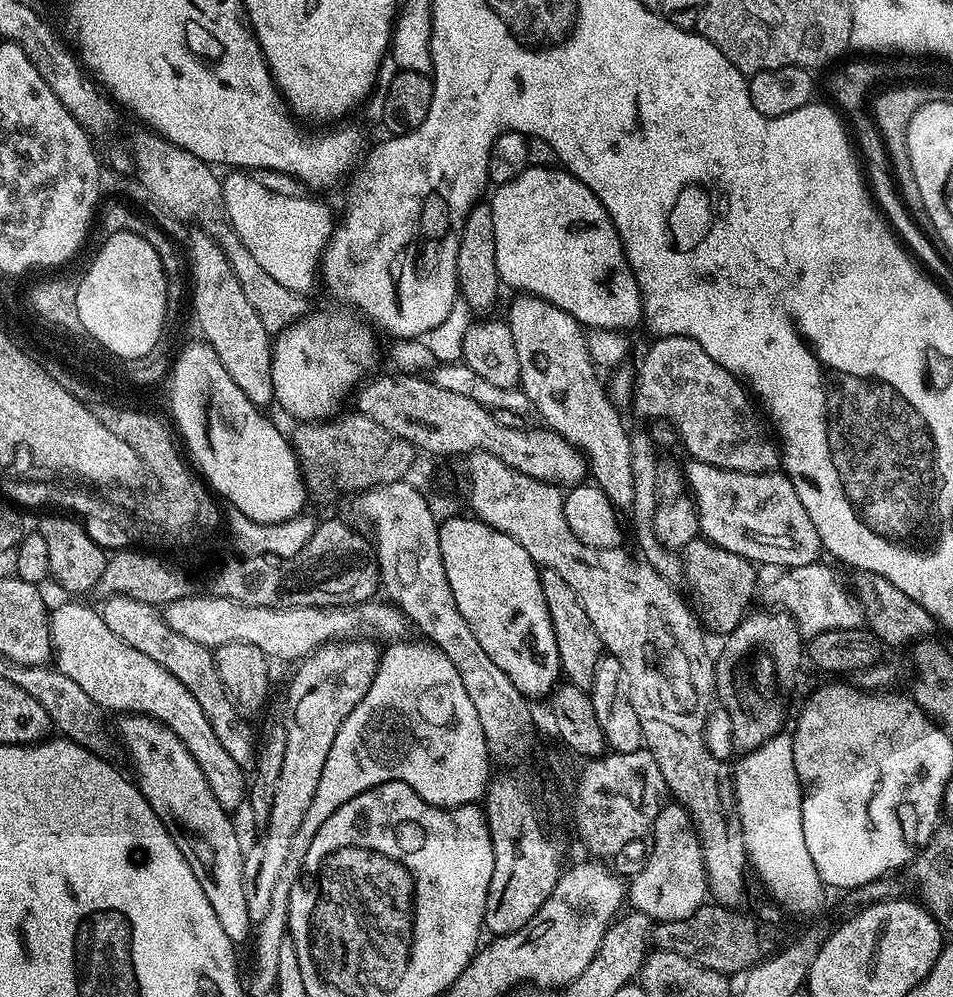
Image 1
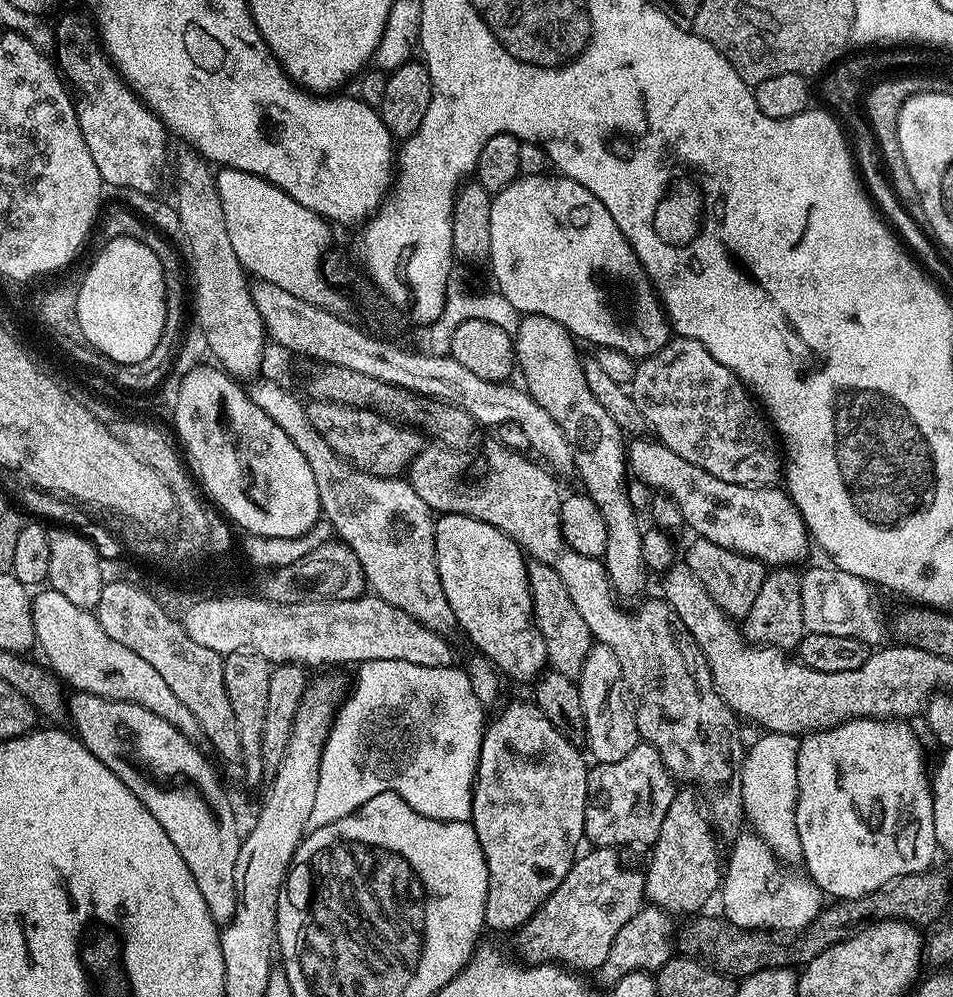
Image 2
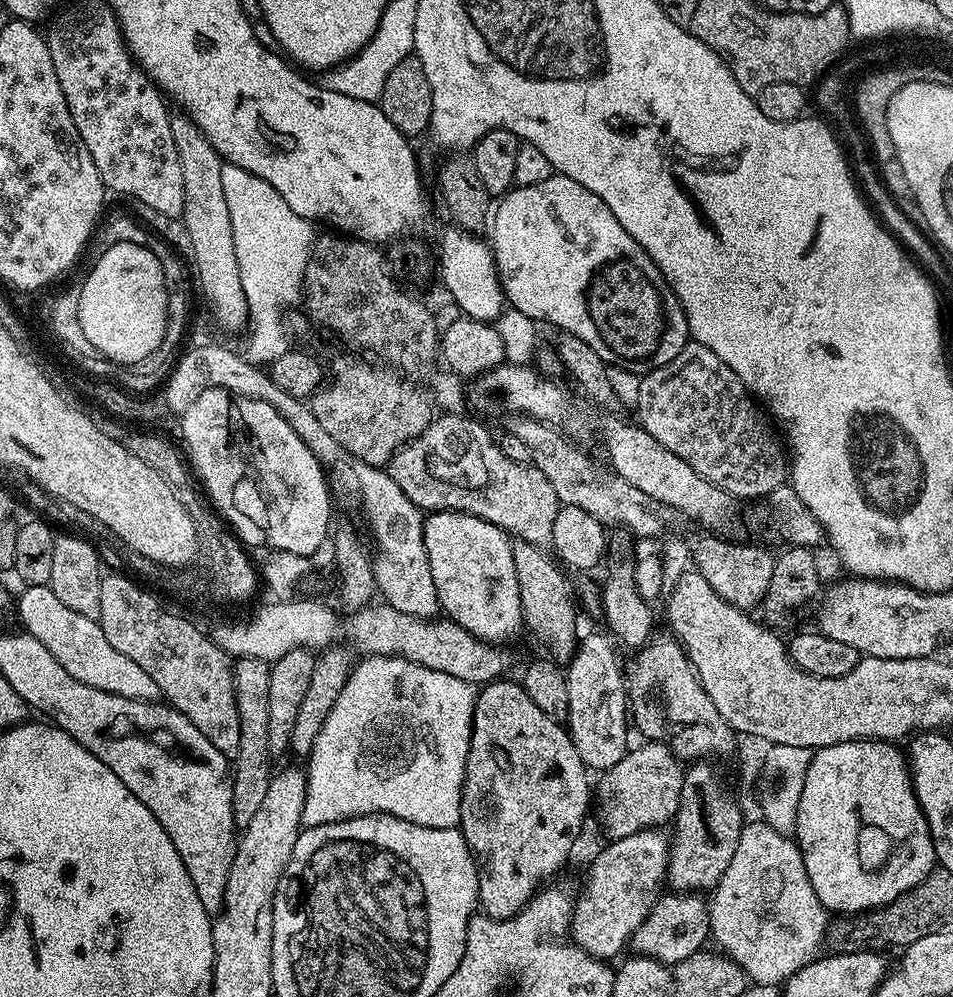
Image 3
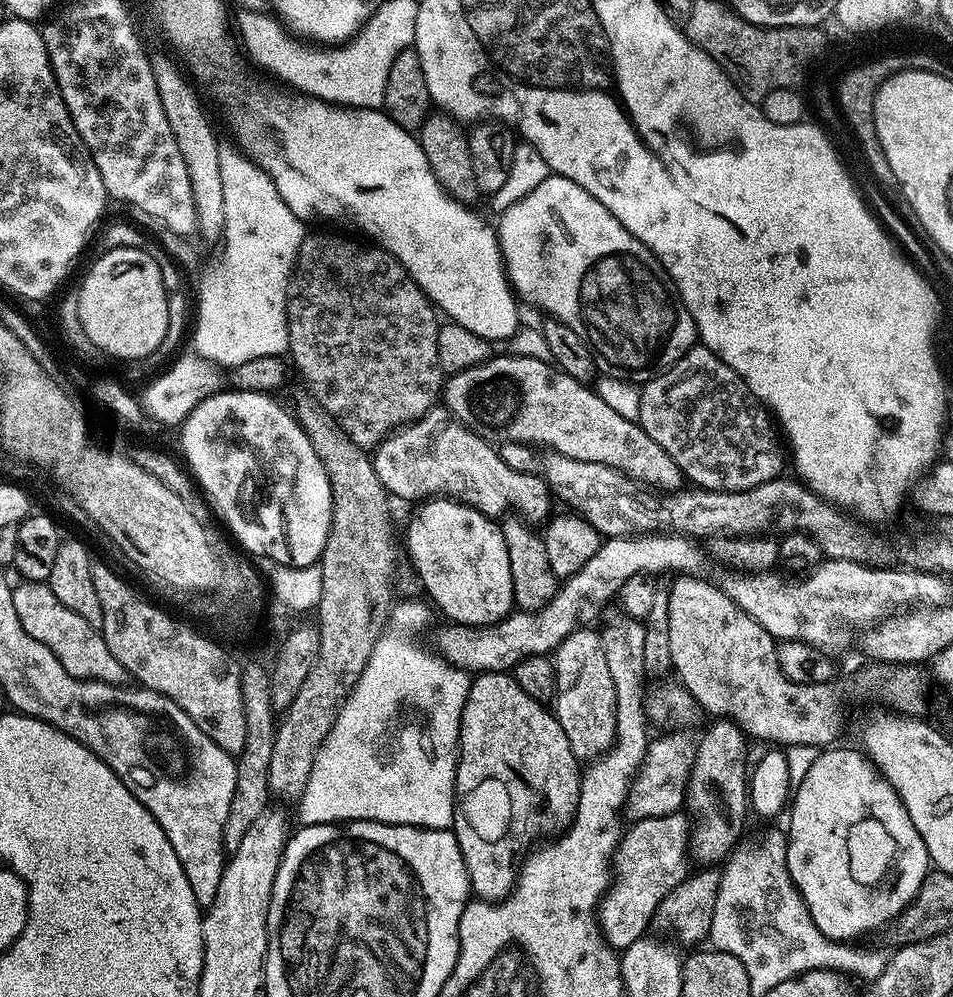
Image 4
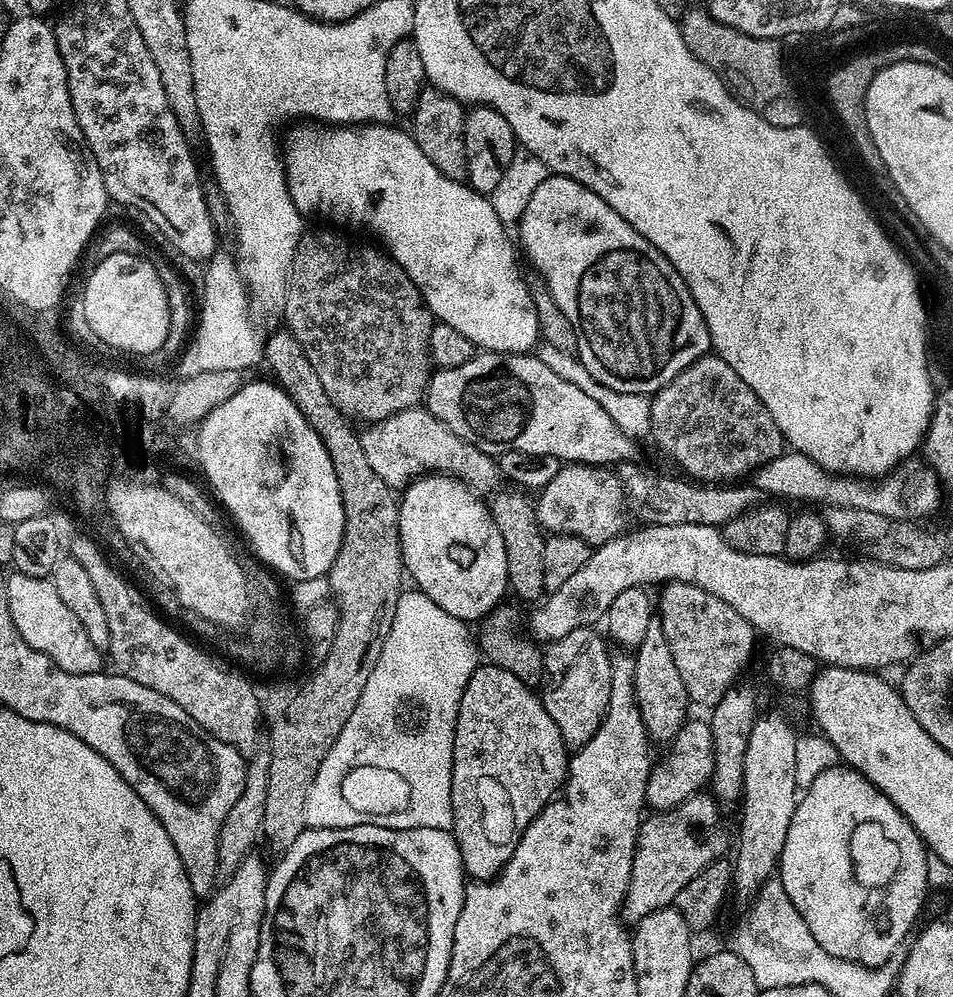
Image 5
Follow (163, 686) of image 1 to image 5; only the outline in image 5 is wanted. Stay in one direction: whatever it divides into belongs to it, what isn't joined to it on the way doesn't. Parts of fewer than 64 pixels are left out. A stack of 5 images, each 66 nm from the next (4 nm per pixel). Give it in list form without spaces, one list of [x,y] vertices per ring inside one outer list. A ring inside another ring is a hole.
[[[13,571],[11,575],[12,577],[7,577],[6,580],[8,609],[18,634],[22,634],[26,643],[34,650],[49,656],[59,668],[70,674],[90,674],[101,671],[105,667],[105,657],[101,649],[96,648],[94,642],[90,642],[90,638],[86,638],[86,630],[82,630],[82,622],[78,622],[78,618],[74,618],[74,613],[66,607],[66,602],[58,598],[58,590],[54,590],[51,579],[28,577],[18,571]]]

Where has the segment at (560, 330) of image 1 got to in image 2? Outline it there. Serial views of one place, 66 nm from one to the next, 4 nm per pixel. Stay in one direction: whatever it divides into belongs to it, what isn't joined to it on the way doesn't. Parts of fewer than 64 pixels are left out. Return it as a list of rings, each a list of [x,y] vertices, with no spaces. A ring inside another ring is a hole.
[[[525,315],[515,332],[514,343],[518,372],[524,375],[523,387],[534,398],[534,402],[538,402],[538,406],[542,406],[542,410],[546,410],[546,414],[550,414],[550,418],[558,422],[560,429],[572,441],[577,451],[575,473],[584,482],[583,491],[598,506],[606,522],[606,550],[602,559],[604,569],[608,572],[608,581],[612,583],[613,593],[621,601],[636,599],[639,601],[640,591],[644,588],[644,575],[646,575],[642,554],[644,532],[636,521],[636,512],[632,509],[632,500],[628,497],[627,486],[624,485],[624,479],[629,479],[630,476],[626,459],[626,436],[621,432],[618,423],[610,418],[605,407],[590,392],[586,384],[586,376],[583,374],[582,356],[576,353],[577,341],[572,333],[566,330],[566,326],[554,322],[554,318]]]

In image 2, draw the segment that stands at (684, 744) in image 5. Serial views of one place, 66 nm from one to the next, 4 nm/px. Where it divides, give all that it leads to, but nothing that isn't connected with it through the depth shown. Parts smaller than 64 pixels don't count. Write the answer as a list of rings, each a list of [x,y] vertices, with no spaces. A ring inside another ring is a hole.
[[[647,742],[637,744],[634,750],[630,750],[630,754],[626,754],[626,758],[622,758],[622,762],[593,763],[588,770],[588,805],[584,819],[587,843],[597,848],[617,850],[623,849],[623,844],[655,844],[658,830],[662,830],[662,818],[666,818],[666,810],[670,810],[670,802],[677,791],[674,778],[668,773],[668,767],[662,762],[658,750]]]

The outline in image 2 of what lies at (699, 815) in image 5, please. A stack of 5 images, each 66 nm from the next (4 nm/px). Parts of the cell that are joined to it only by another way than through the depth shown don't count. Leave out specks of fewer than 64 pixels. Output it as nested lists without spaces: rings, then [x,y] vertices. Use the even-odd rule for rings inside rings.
[[[593,847],[588,851],[592,852],[585,856],[584,853],[577,855],[572,869],[566,874],[566,878],[562,878],[558,890],[554,890],[548,901],[515,933],[514,939],[520,947],[518,956],[521,961],[529,964],[555,962],[572,970],[598,970],[602,962],[606,962],[606,954],[610,954],[610,946],[614,946],[618,930],[622,930],[622,926],[626,926],[626,922],[630,922],[630,918],[634,918],[634,914],[645,907],[643,871],[635,872],[634,869],[620,864],[621,853],[615,848]]]

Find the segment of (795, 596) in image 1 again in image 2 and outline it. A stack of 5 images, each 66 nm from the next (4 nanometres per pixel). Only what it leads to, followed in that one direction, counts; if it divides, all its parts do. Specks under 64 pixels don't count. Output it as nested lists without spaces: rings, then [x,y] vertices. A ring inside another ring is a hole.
[[[827,566],[828,568],[812,568],[807,573],[806,571],[800,577],[800,597],[802,598],[802,618],[804,619],[804,626],[808,632],[813,632],[814,634],[842,634],[846,638],[858,638],[858,642],[867,644],[869,646],[880,646],[885,643],[884,640],[884,616],[880,613],[880,604],[876,601],[876,596],[872,591],[874,591],[873,585],[869,581],[858,578],[854,574],[846,574],[846,570],[835,566]]]

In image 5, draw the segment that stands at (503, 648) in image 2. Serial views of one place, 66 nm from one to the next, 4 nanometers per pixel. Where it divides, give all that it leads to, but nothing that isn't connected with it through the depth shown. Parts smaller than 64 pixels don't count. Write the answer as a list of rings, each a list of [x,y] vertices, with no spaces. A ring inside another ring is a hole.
[[[425,474],[413,480],[398,500],[398,530],[407,575],[446,614],[465,622],[483,620],[510,588],[502,534],[498,534],[489,505],[480,500],[467,484],[447,474]]]

